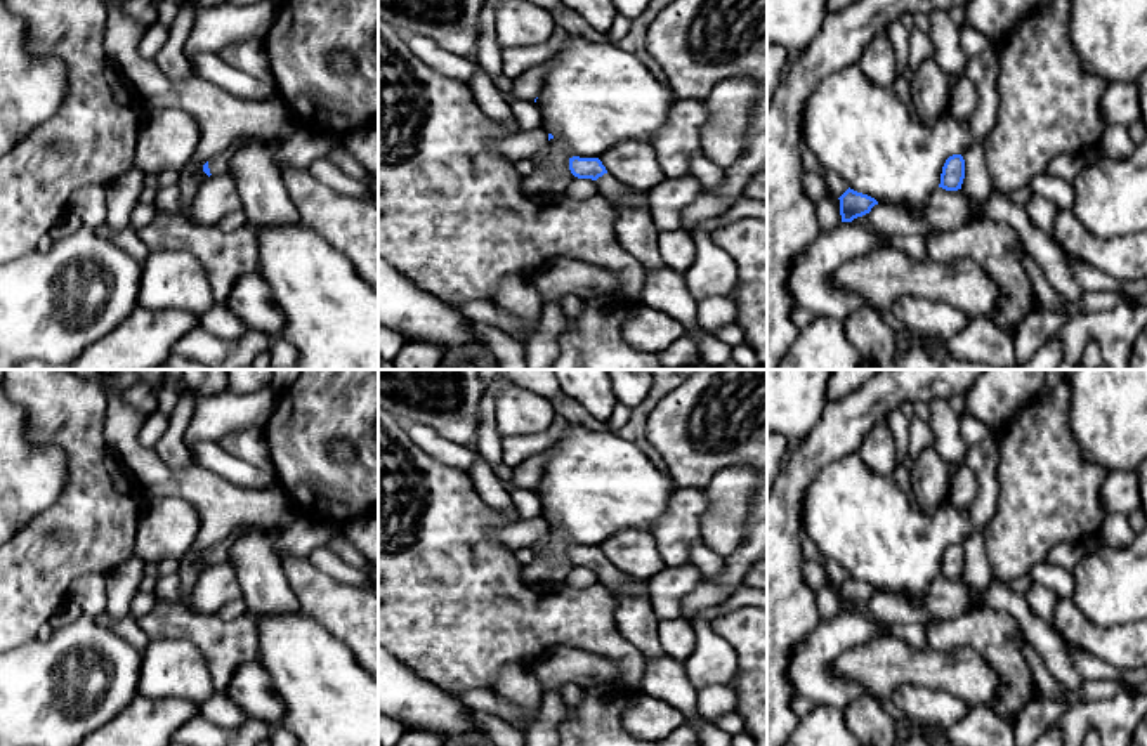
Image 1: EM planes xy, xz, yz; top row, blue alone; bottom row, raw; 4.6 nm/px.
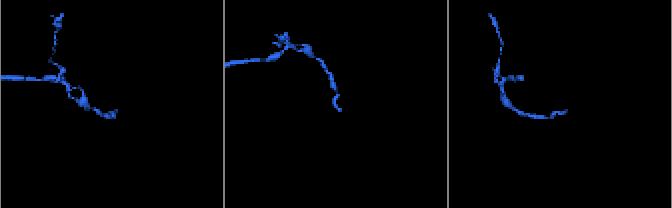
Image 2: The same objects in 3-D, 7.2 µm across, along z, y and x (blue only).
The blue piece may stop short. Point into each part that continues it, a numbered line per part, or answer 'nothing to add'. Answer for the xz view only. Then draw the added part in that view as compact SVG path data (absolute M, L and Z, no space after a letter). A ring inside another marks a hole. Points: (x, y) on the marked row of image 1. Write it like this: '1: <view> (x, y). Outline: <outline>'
1: xz (609, 188). Outline: M609 172L599 177L595 182L599 187L599 194L604 196L613 205L625 201L632 191L625 187L619 180L616 180Z

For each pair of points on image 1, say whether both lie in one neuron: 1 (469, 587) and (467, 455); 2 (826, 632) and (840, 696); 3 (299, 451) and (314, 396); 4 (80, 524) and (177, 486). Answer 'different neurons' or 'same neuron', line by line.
1: different neurons
2: same neuron
3: same neuron
4: different neurons

